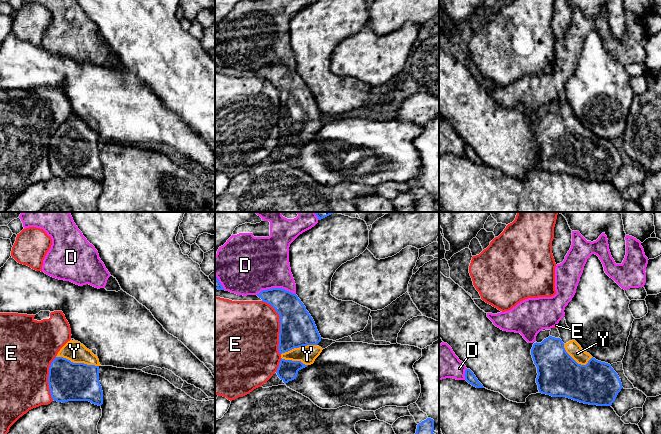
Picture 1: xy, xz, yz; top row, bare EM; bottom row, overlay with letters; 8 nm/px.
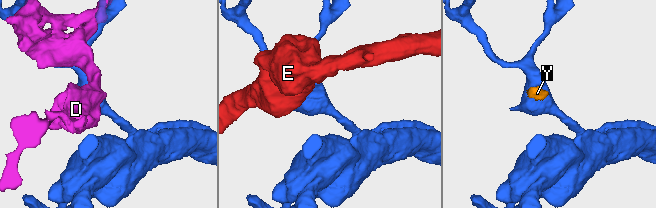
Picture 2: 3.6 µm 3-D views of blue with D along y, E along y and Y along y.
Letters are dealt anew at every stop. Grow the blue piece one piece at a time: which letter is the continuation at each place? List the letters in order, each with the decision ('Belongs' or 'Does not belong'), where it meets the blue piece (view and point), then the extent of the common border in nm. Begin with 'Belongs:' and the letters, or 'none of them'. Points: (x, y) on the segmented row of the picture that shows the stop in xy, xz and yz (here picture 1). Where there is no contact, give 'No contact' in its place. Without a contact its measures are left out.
Belongs: Y
D: Does not belong. Touches blue at xz (275, 288). Shared border 320 nm
E: Does not belong. Touches blue at xz (280, 326). Shared border 480 nm
Y: Belongs. Touches blue at xy (77, 363). Shared border 360 nm

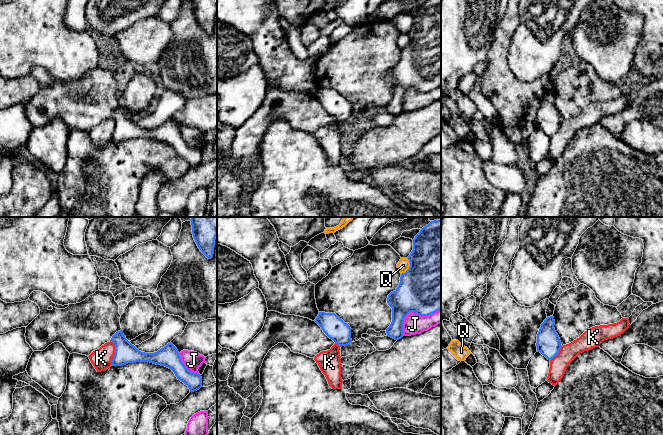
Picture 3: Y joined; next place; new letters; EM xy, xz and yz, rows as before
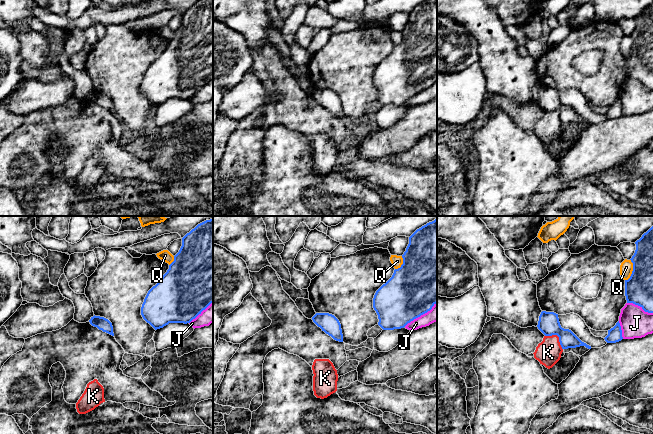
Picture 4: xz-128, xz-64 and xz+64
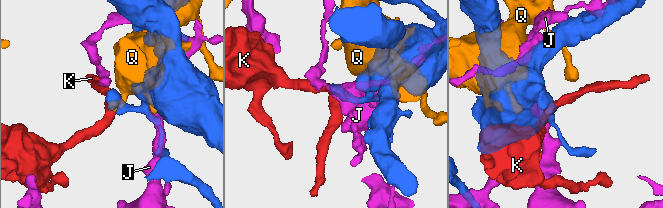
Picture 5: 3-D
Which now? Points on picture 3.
Belongs: none of them
J: Does not belong. Touches blue at xz (413, 311). Shared border 380 nm
K: Does not belong. Touches blue at xy (115, 352). Shared border 200 nm
Q: Does not belong. Touches blue at xz (409, 267). Shared border 140 nm

